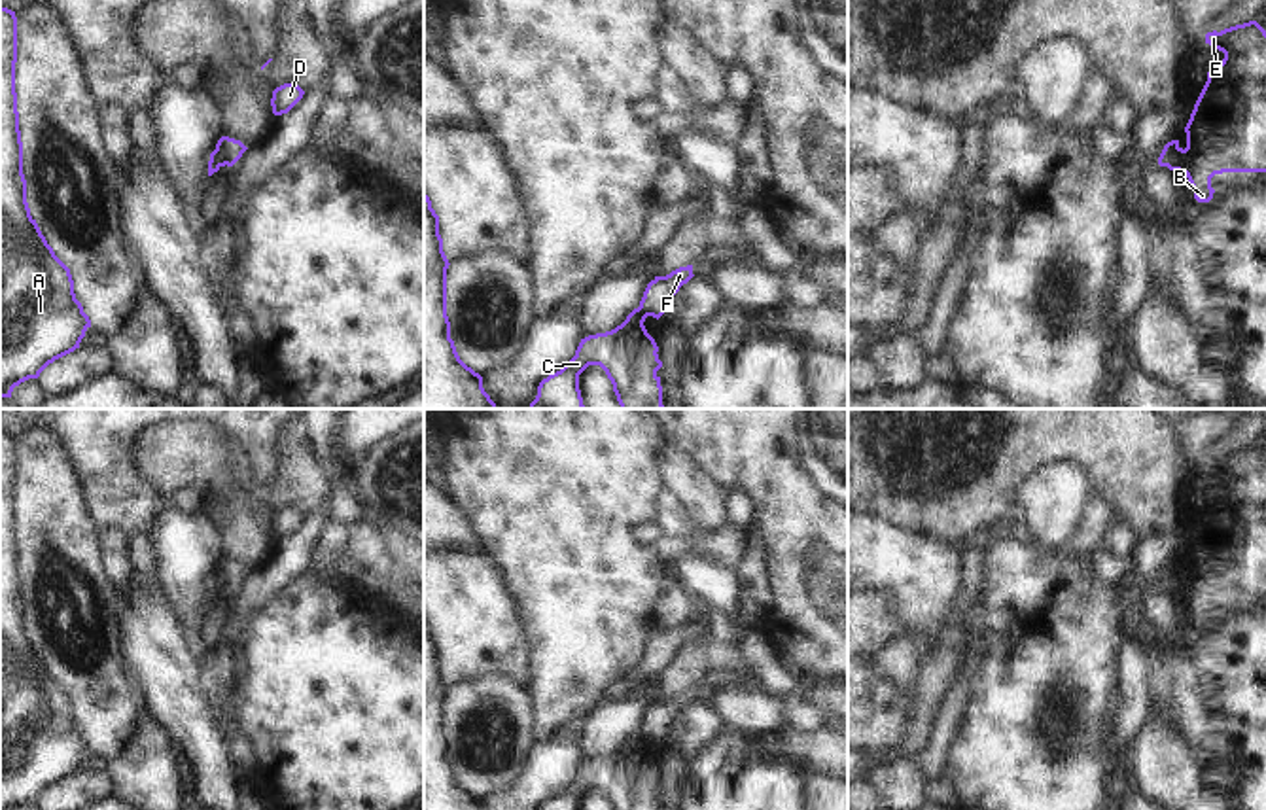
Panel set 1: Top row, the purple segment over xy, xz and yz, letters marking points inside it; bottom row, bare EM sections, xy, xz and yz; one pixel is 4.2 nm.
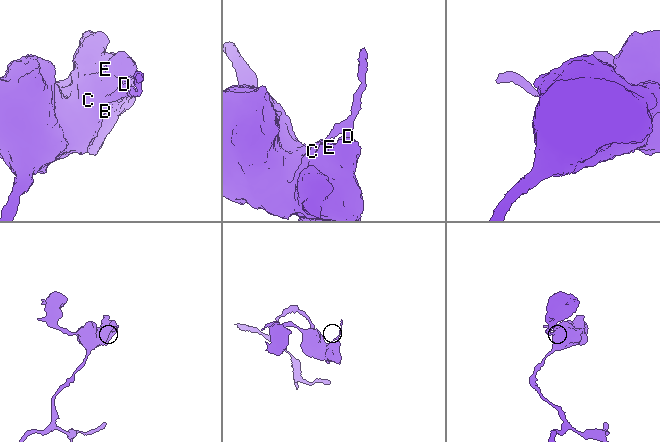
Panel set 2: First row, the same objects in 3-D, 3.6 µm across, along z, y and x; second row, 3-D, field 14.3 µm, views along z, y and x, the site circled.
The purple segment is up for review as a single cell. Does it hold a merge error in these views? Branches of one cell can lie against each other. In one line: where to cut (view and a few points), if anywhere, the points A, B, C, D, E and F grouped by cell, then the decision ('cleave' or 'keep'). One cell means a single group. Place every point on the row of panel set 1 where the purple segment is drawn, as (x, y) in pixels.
cut yz (1178, 144), (1168, 167); groups A B C E / D F; cleave

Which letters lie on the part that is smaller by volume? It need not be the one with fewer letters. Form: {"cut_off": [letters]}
{"cut_off": ["D", "F"]}

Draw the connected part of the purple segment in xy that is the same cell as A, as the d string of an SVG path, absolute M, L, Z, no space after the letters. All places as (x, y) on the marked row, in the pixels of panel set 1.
M0 8L0 399L79 348L91 327L70 269L30 216L15 62L17 17Z

